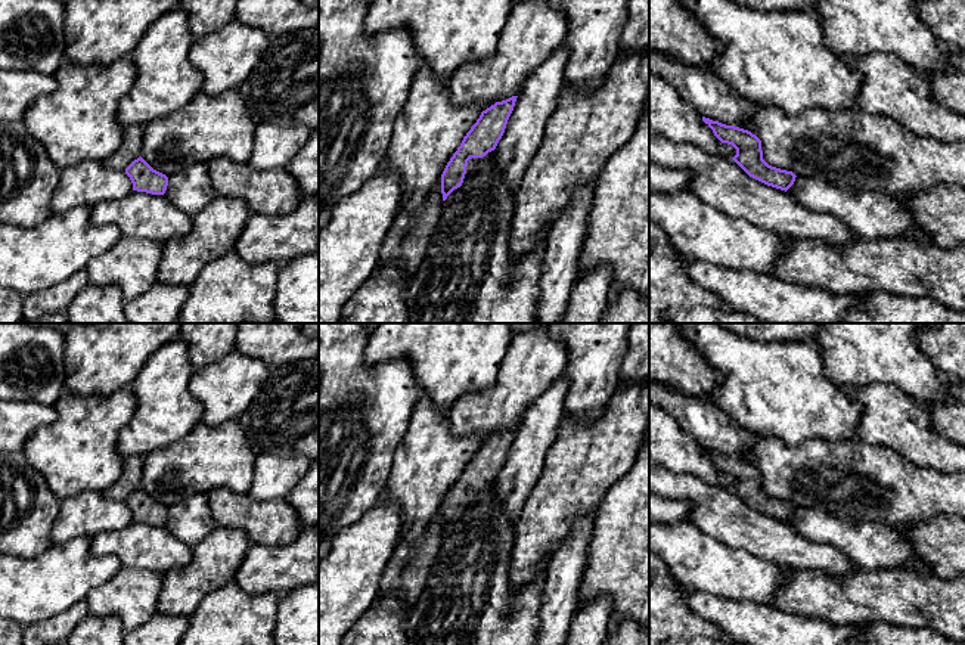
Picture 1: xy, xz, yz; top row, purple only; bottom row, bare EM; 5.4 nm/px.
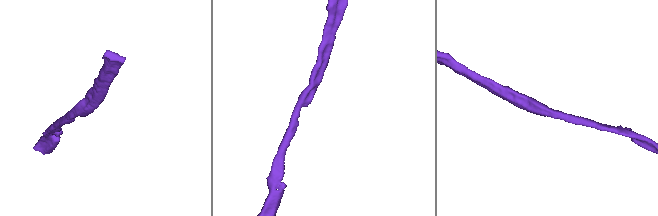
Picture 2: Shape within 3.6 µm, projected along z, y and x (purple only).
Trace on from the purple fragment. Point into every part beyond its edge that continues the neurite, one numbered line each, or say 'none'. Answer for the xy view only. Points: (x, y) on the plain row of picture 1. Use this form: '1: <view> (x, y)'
none

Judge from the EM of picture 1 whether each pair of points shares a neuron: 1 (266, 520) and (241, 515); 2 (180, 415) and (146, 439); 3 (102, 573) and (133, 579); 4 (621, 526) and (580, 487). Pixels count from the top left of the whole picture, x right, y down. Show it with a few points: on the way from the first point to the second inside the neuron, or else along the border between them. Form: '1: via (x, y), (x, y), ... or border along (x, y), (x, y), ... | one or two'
1: via (260, 520), (247, 515) | one
2: via (171, 415), (155, 430) | one
3: border along (121, 567), (86, 595) | two
4: border along (620, 477), (598, 508) | two

